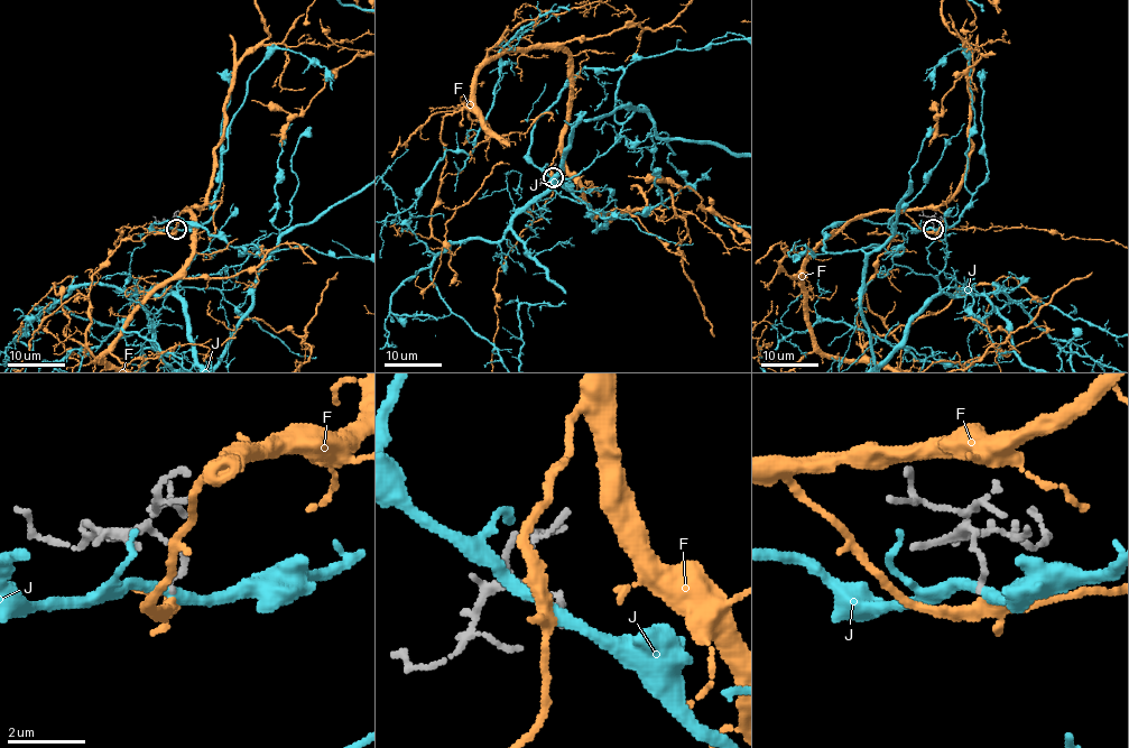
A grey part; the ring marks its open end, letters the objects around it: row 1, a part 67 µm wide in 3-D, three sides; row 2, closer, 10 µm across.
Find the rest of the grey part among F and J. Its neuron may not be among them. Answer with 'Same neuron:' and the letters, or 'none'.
Same neuron: F

